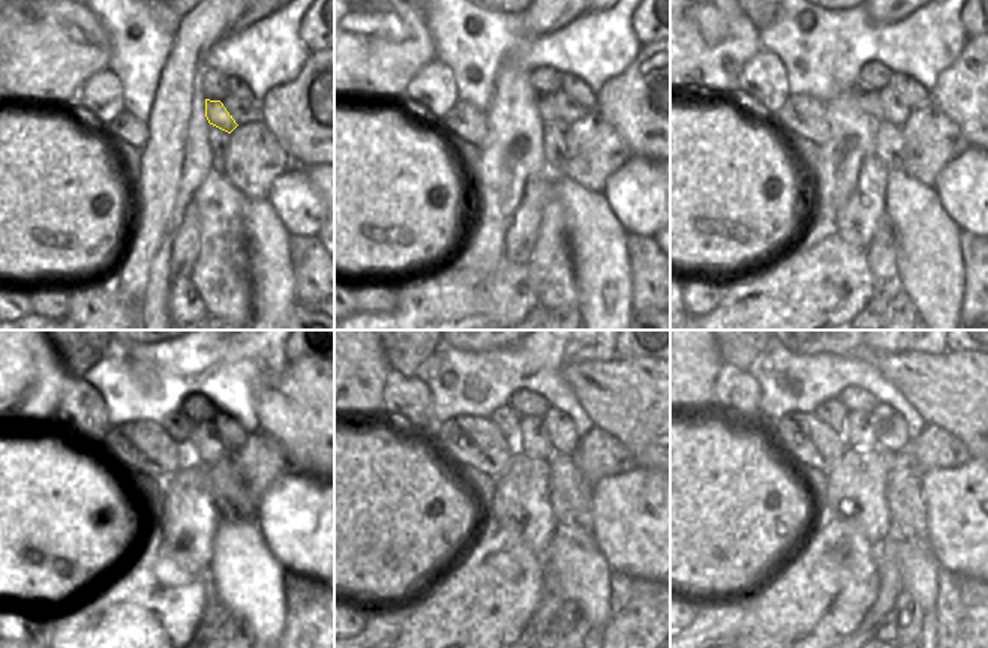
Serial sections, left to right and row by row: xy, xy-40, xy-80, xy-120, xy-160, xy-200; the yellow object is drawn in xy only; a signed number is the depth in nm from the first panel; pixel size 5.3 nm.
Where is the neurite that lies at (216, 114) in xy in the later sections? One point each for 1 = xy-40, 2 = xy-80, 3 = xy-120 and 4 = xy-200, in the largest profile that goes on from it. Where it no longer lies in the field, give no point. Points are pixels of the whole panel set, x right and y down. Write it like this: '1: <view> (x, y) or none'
1: xy-40 (546, 110)
2: xy-80 (868, 101)
3: xy-120 (177, 425)
4: xy-200 (834, 413)

